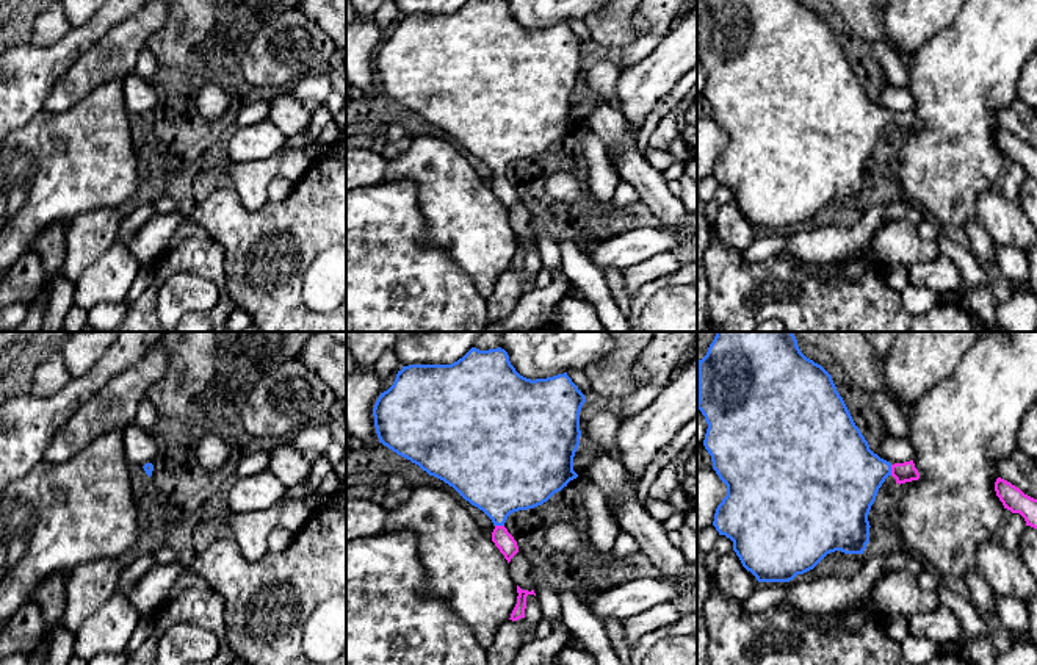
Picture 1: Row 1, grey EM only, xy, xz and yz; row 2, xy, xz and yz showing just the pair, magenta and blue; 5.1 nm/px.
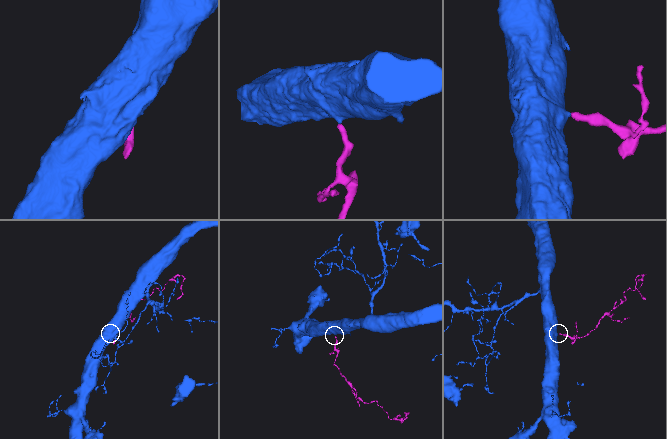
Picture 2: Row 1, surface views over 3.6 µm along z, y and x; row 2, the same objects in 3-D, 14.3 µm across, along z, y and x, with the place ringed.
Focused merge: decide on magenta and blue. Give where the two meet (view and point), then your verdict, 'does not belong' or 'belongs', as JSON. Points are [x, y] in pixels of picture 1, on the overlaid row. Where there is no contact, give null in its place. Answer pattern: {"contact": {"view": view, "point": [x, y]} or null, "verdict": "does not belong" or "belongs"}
{"contact": {"view": "yz", "point": [892, 470]}, "verdict": "belongs"}

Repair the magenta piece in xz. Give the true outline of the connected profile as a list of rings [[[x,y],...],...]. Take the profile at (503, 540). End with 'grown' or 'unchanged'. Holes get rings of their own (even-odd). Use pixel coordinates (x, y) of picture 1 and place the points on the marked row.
[[[472,347],[451,365],[403,366],[393,385],[378,397],[373,416],[379,443],[453,487],[492,519],[492,541],[509,563],[518,546],[504,527],[508,516],[542,505],[578,477],[573,457],[580,446],[580,412],[584,402],[584,394],[567,372],[531,380],[515,371],[504,349]]]; grown

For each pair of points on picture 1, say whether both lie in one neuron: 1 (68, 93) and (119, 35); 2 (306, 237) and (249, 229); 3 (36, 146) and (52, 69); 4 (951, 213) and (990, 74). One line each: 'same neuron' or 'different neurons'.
1: same neuron
2: same neuron
3: different neurons
4: same neuron

